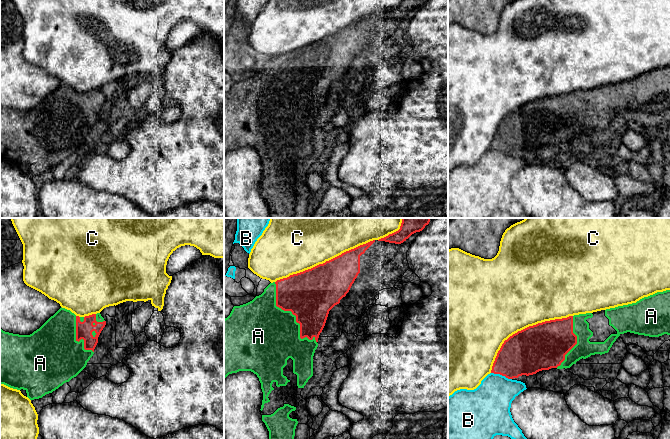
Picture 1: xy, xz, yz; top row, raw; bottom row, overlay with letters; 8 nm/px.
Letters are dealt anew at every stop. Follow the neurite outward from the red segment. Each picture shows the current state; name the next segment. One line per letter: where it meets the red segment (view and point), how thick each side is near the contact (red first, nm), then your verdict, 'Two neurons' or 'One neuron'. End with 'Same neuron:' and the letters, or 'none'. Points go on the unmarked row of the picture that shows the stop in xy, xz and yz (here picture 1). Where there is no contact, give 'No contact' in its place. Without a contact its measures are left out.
A: Touches red at xz (293, 90). Thickness 400 nm (red) against 460 nm. One neuron
B: Touches red at yz (501, 150). Thickness 360 nm (red) against 320 nm. Two neurons
C: Touches red at yz (523, 105). Thickness 380 nm (red) against 500 nm. Two neurons
Same neuron: A

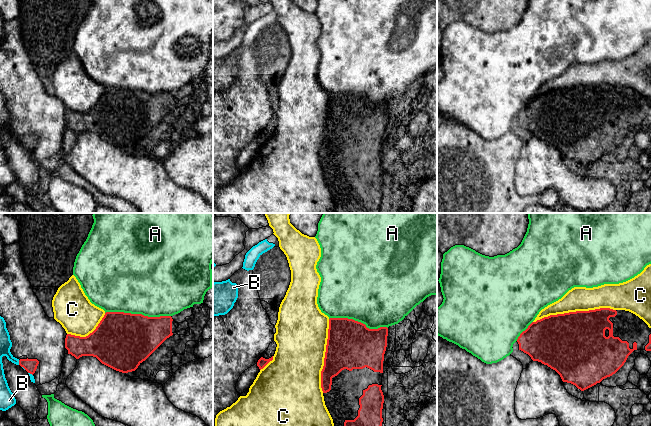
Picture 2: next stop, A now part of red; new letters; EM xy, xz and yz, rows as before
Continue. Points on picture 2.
A: Touches red at xy (138, 90). Thickness 460 nm (red) against 500 nm. Two neurons
B: Touches red at xy (19, 138). Thickness 110 nm (red) against 100 nm. Two neurons
C: Touches red at yz (574, 88). Thickness 500 nm (red) against 190 nm. Two neurons
Same neuron: none

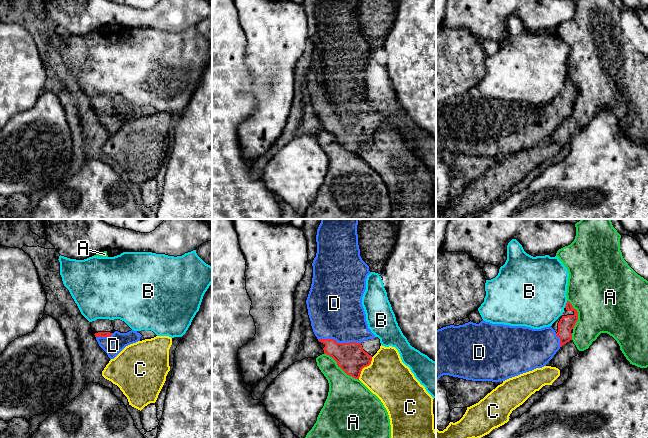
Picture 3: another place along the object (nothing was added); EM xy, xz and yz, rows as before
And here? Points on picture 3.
A: Touches red at xz (341, 144). Thickness 240 nm (red) against 340 nm. Two neurons
B: Touches red at yz (566, 80). Thickness 120 nm (red) against 480 nm. Two neurons
C: Touches red at xz (364, 142). Thickness 240 nm (red) against 340 nm. Two neurons
D: Touches red at xz (339, 119). Thickness 240 nm (red) against 440 nm. One neuron
Same neuron: D

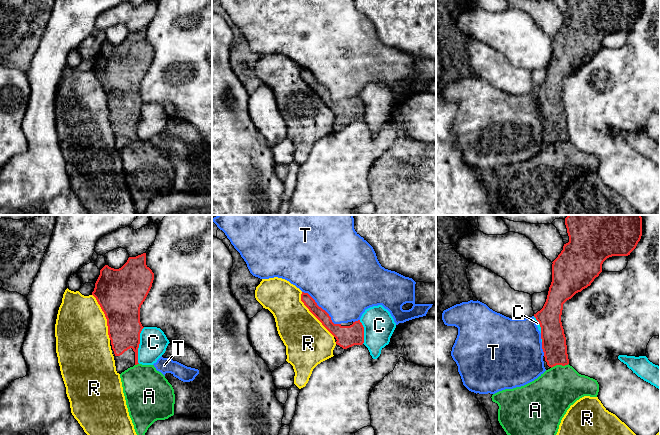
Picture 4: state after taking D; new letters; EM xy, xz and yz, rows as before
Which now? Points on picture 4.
A: Touches red at yz (559, 140). Thickness 190 nm (red) against 360 nm. Two neurons
C: Touches red at xy (138, 121). Thickness 280 nm (red) against 220 nm. Two neurons
R: Touches red at xy (105, 92). Thickness 380 nm (red) against 420 nm. Two neurons
T: Touches red at xz (321, 84). Thickness 110 nm (red) against 500 nm. Two neurons
Same neuron: none

